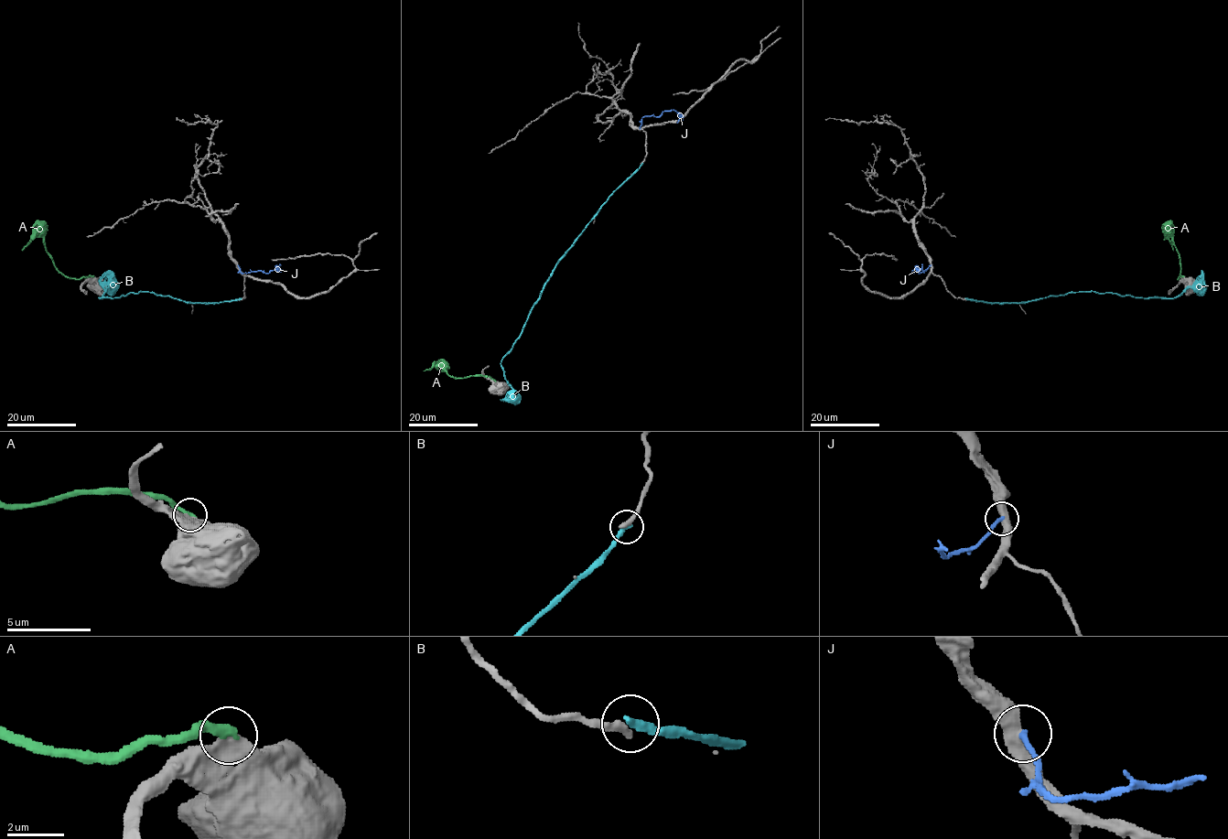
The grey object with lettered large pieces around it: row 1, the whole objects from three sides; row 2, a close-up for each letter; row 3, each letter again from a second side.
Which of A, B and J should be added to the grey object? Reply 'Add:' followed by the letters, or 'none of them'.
Add: none of them

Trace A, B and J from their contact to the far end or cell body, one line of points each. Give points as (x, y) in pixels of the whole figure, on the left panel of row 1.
A: (92, 276), (65, 277), (58, 269), (43, 239), (36, 235), (22, 250)
B: (241, 298), (188, 303), (141, 291), (120, 297), (99, 297), (110, 285), (102, 274)
J: (238, 264), (242, 273), (269, 273), (276, 270), (280, 263)

